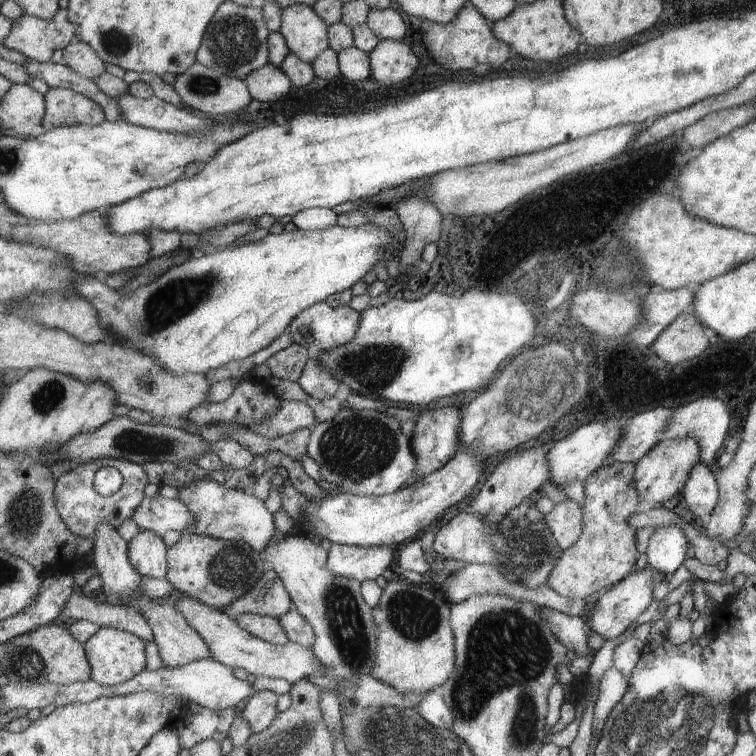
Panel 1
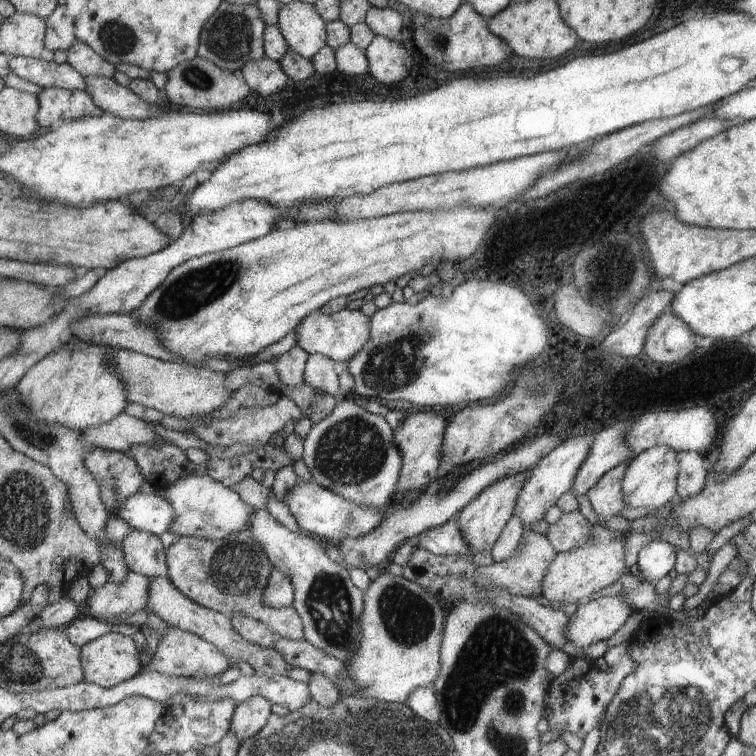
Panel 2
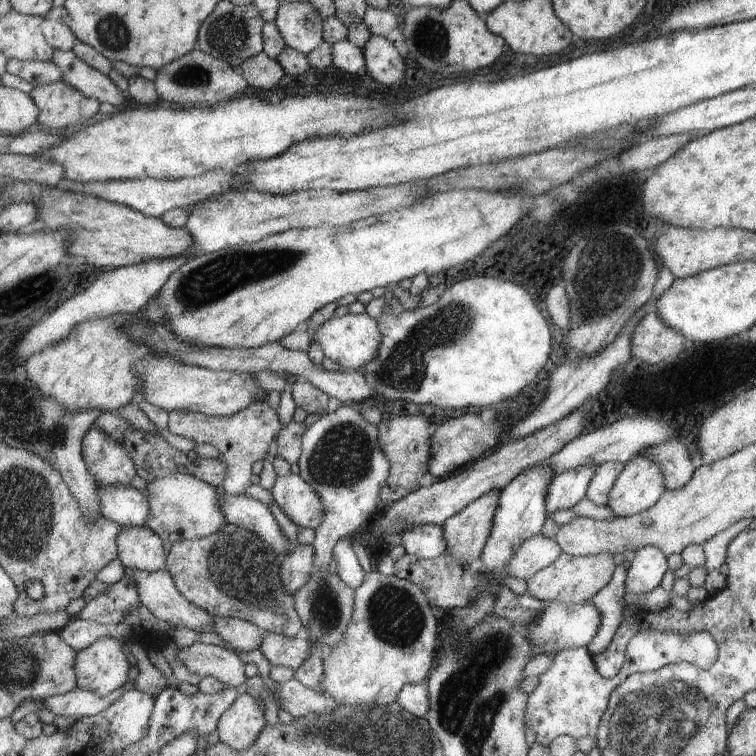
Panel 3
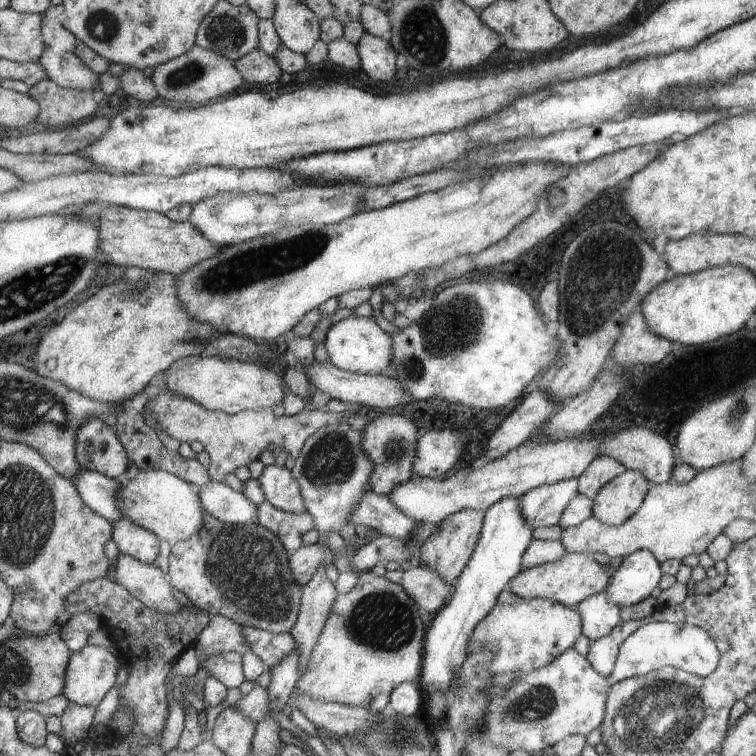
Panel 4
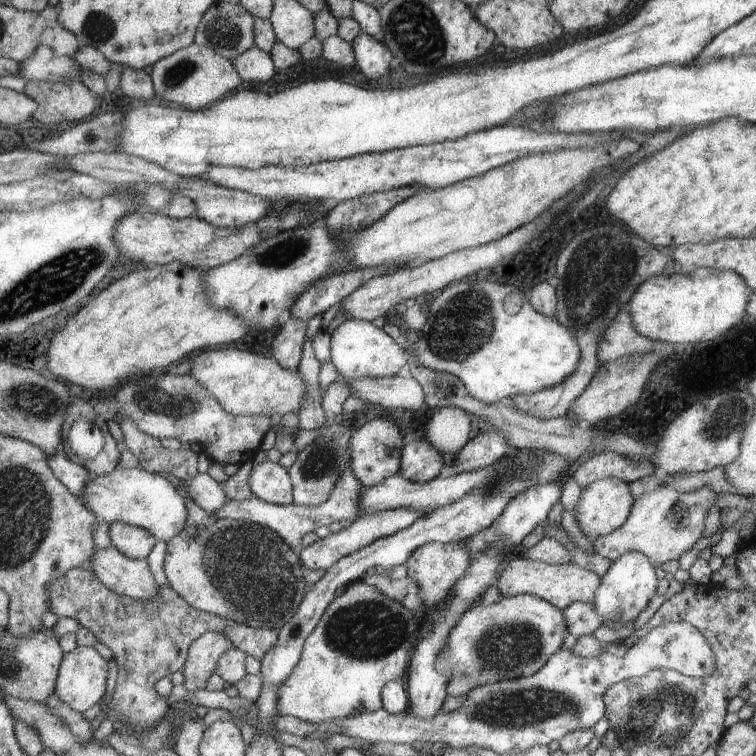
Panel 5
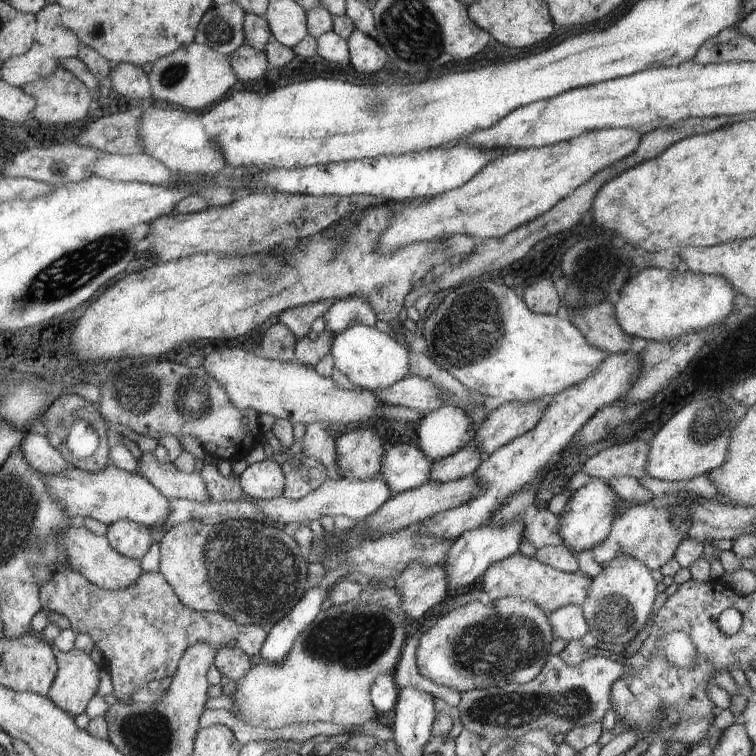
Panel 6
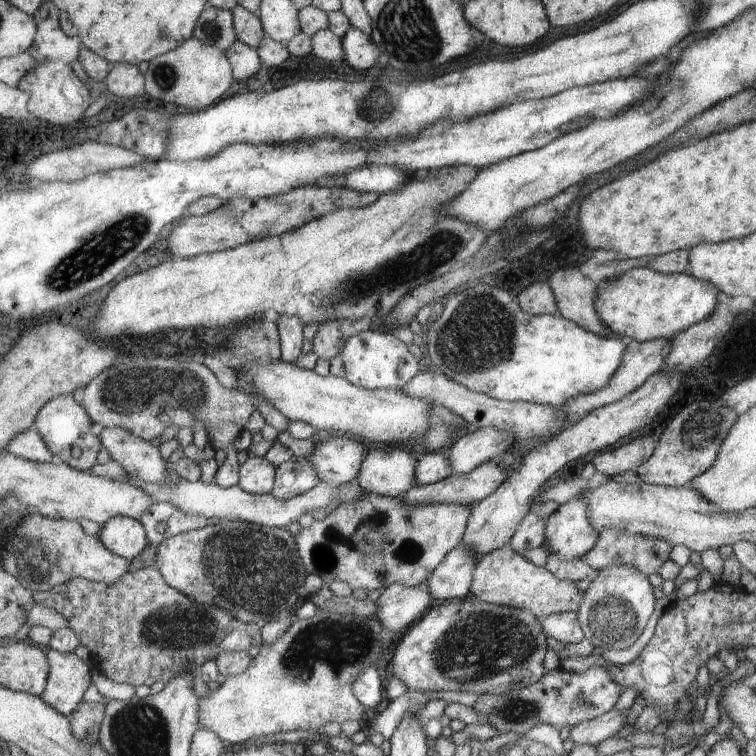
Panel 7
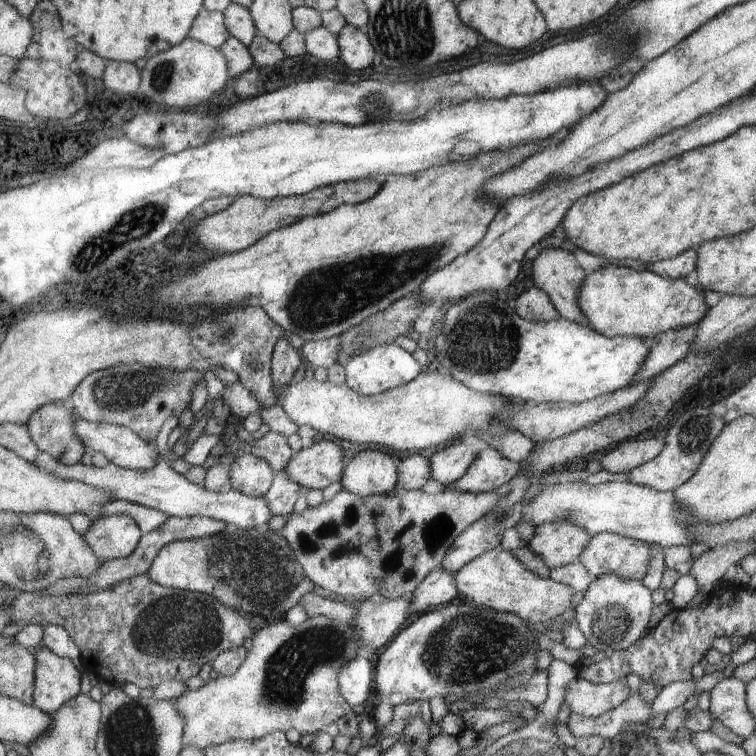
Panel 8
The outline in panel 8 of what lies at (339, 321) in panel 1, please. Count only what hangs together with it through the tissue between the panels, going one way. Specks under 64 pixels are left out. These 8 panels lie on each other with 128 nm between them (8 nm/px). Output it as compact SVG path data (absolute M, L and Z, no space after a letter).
M394 343L379 344L374 348L370 348L370 350L366 350L366 352L358 352L347 360L344 370L345 384L357 393L367 397L376 396L387 390L404 386L422 373L420 364L406 350L394 346Z

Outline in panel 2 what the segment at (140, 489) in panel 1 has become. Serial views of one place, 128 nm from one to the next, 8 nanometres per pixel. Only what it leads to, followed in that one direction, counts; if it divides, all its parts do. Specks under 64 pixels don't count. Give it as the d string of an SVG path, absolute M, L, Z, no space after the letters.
M91 448L85 455L84 466L98 482L102 502L110 513L138 494L146 479L125 452Z

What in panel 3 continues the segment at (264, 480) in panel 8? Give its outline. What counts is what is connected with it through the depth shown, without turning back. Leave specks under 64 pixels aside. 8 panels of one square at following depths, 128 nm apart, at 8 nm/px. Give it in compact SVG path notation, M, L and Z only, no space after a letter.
M296 474L277 476L272 486L275 504L295 522L295 525L316 530L324 524L328 508L320 494Z

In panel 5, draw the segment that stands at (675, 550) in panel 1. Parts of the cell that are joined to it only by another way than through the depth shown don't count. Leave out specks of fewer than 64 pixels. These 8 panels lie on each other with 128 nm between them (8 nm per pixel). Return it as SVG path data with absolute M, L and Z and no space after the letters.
M628 552L620 556L620 559L612 561L612 566L603 575L603 582L591 603L594 604L594 610L602 614L602 618L606 620L604 626L622 628L633 622L634 618L650 604L652 596L657 594L656 586L658 586L658 578L652 566L651 561L640 552Z

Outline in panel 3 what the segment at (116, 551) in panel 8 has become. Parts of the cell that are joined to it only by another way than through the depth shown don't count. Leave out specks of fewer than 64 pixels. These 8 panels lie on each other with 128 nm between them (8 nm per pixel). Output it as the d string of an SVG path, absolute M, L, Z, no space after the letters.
M145 526L123 527L119 536L119 554L125 569L146 572L164 570L166 550L162 537Z

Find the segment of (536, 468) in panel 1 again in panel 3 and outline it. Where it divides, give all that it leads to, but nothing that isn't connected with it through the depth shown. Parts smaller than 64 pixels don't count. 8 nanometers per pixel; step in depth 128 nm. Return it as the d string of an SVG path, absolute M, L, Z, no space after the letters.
M502 489L492 490L487 494L484 494L478 500L474 500L471 504L468 504L464 510L456 512L455 516L448 518L442 528L447 536L448 550L445 554L456 558L458 562L466 564L472 570L482 570L482 562L480 556L483 555L484 548L488 546L489 540L492 538L492 531L495 528L496 512L500 508L500 494Z

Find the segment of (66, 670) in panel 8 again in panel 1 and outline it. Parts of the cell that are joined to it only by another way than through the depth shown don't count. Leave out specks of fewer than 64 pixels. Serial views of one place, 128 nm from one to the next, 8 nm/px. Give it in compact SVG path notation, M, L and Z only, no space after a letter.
M102 627L84 644L91 663L91 679L101 685L112 686L130 680L144 670L147 656L144 656L144 639L134 633L112 627Z

